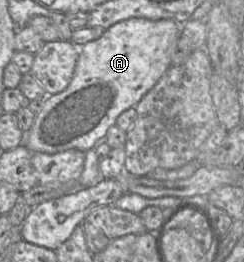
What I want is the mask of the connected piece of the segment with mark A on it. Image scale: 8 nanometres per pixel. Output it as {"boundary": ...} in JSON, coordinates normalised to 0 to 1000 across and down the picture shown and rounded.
{"boundary":[[[541,65],[471,88],[455,103],[430,111],[426,126],[389,153],[365,156],[324,179],[324,210],[311,240],[307,271],[291,313],[266,344],[221,363],[193,363],[172,420],[148,439],[139,469],[115,504],[102,504],[98,546],[131,580],[164,576],[184,584],[238,584],[283,569],[320,569],[352,580],[369,565],[426,534],[443,492],[475,469],[484,443],[533,408],[553,408],[590,363],[615,347],[668,282],[701,256],[701,206],[717,183],[721,156],[738,137],[742,92],[705,73],[615,76],[578,65]]]}

